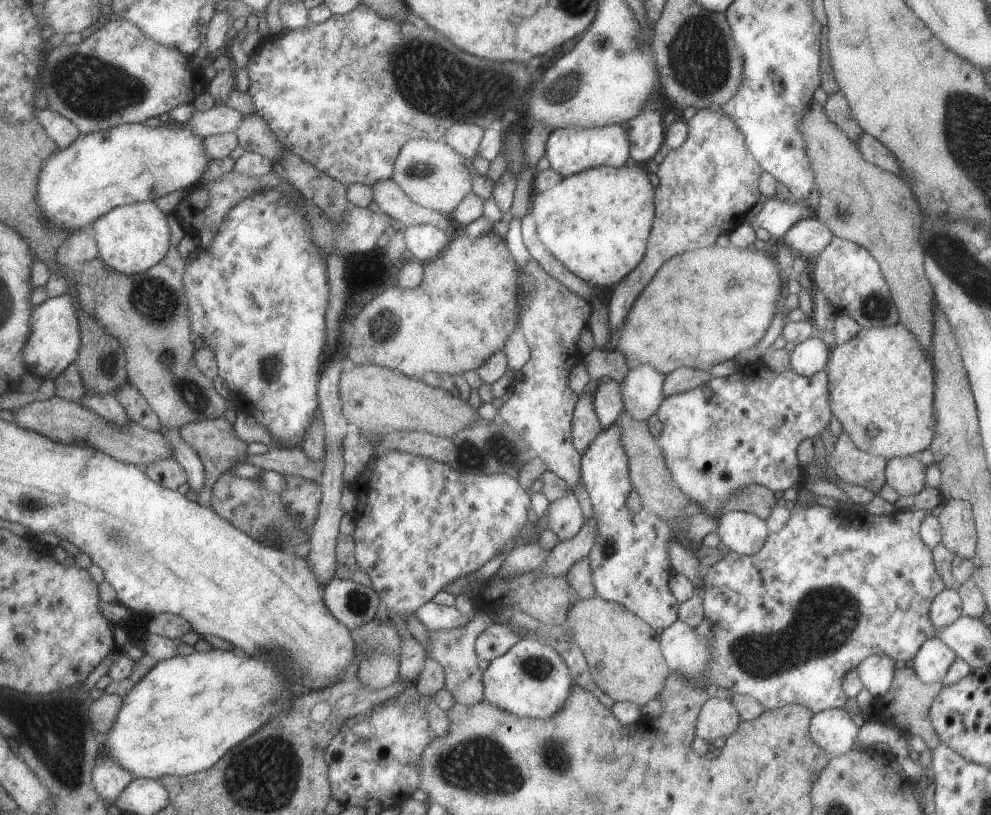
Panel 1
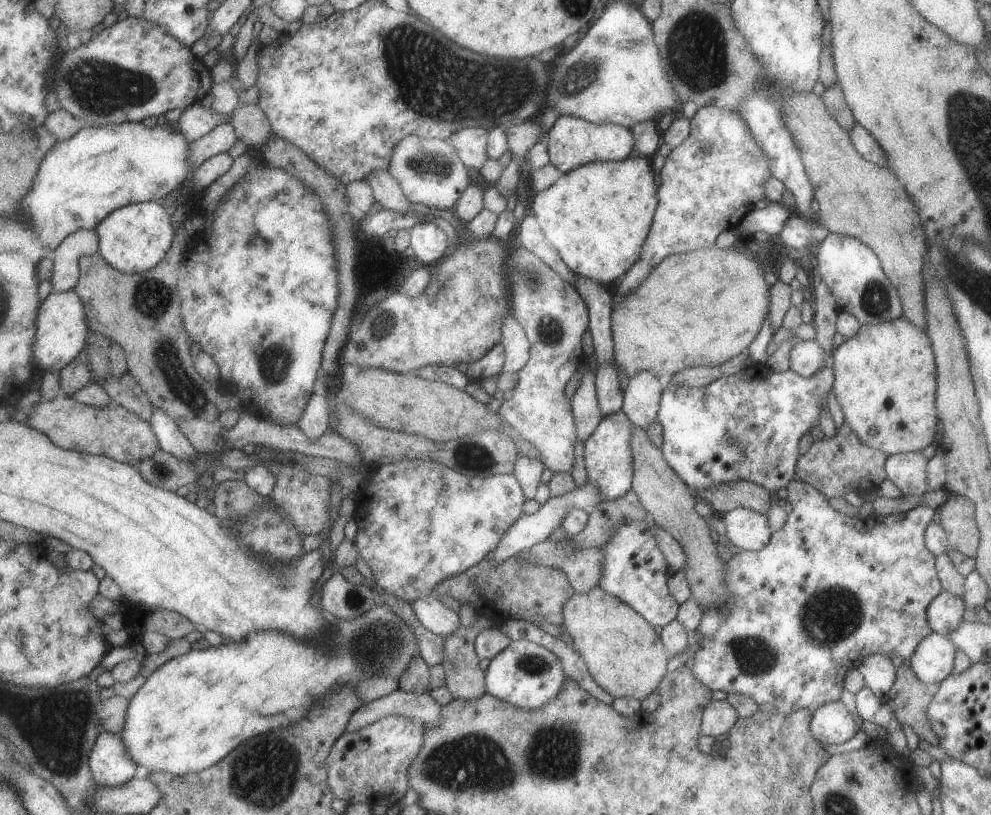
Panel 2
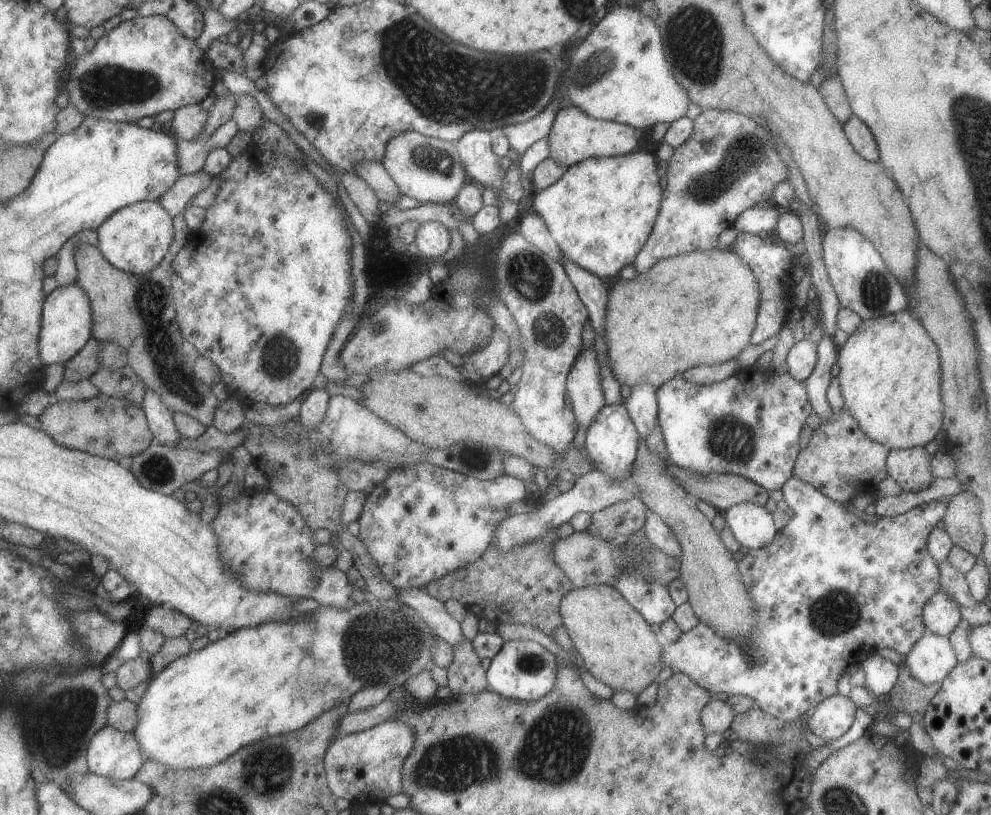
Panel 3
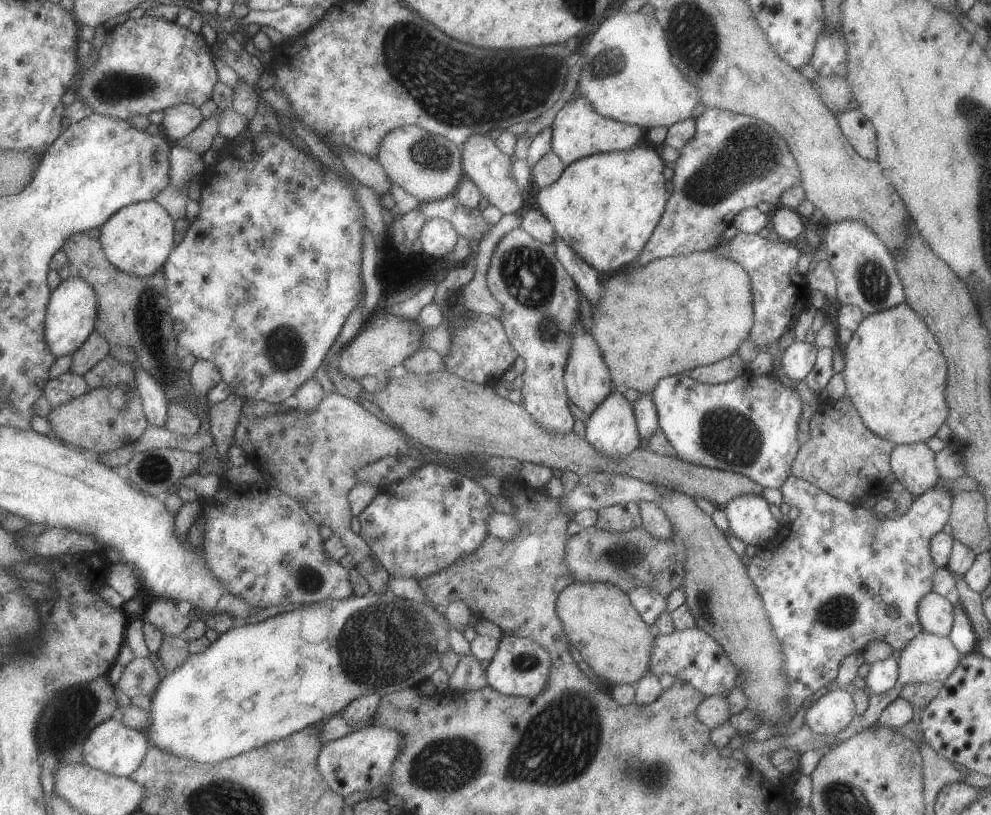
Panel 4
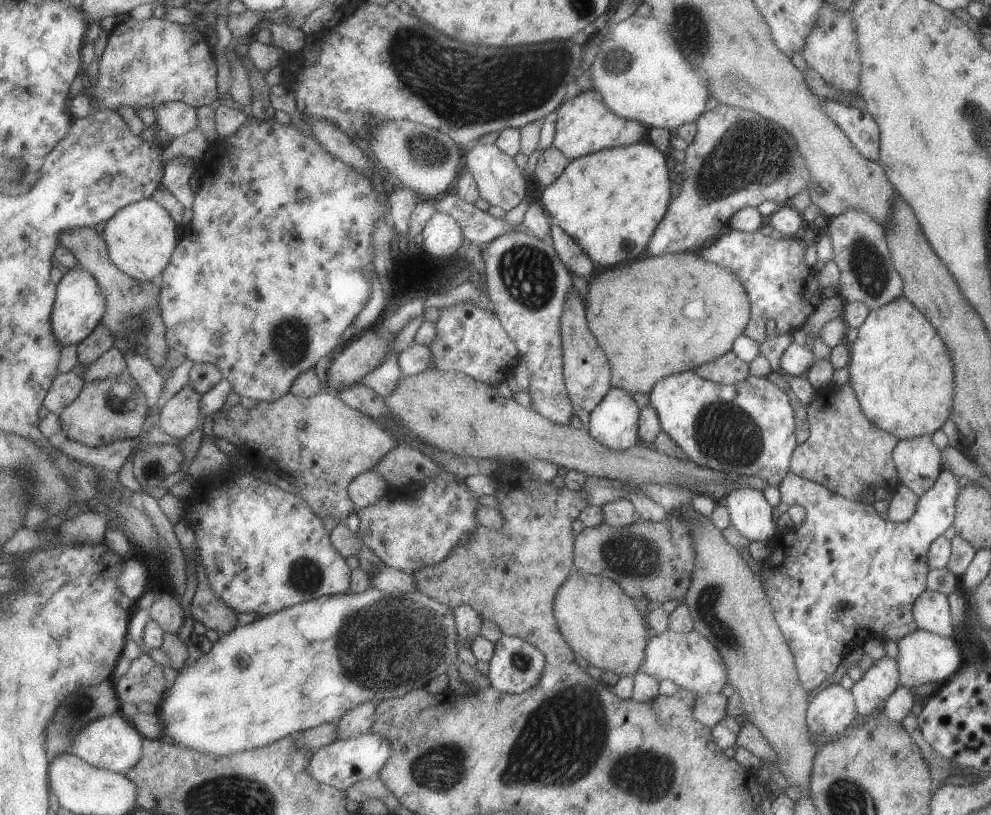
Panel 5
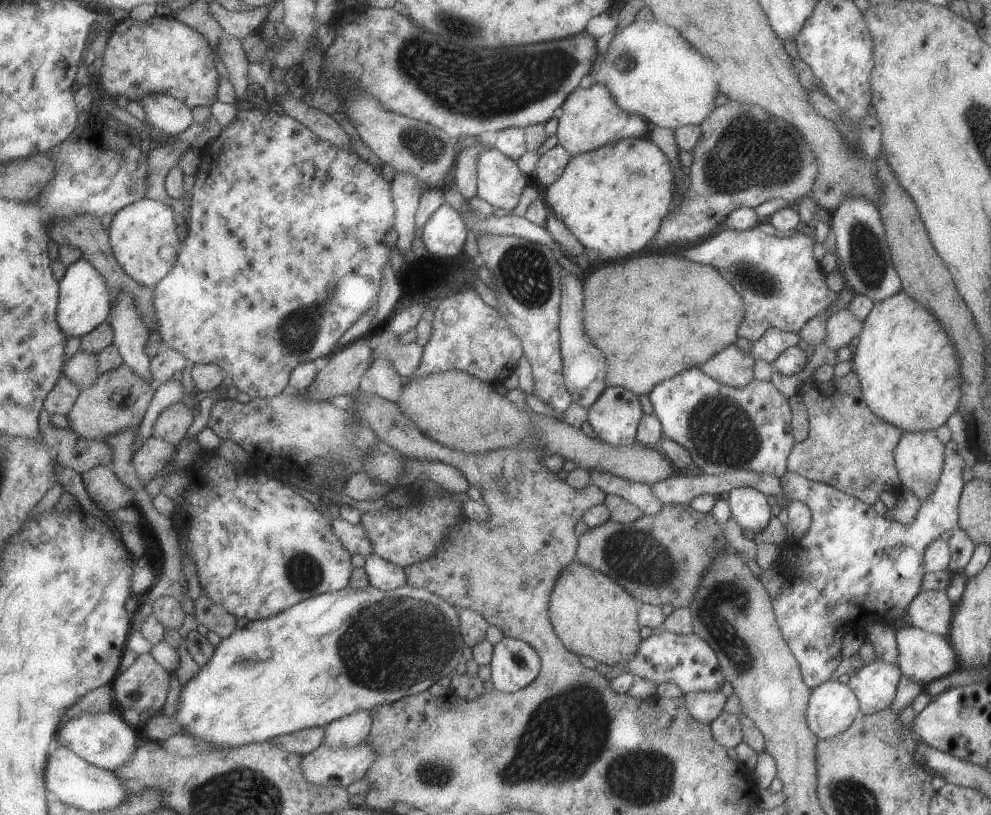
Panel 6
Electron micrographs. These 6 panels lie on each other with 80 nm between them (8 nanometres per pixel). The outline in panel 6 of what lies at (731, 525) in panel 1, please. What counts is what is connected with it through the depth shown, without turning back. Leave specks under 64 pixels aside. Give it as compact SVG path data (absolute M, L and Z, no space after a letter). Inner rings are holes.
M748 486L731 489L727 493L730 516L741 528L751 530L755 536L763 530L771 518L767 497Z

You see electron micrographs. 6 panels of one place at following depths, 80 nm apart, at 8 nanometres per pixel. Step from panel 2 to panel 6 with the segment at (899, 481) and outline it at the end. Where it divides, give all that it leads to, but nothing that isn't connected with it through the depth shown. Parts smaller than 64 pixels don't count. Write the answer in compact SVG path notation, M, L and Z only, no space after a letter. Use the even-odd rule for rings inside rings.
M935 430L902 432L893 449L894 463L902 491L914 494L922 503L937 486L944 463L944 444L937 439Z

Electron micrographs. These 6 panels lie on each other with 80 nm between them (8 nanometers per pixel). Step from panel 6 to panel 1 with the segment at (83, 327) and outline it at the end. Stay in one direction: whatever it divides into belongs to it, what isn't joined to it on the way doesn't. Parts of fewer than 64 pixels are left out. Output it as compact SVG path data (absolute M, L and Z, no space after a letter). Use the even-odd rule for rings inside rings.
M73 293L63 294L57 298L49 298L47 302L35 307L31 318L31 338L25 352L25 366L29 372L40 377L42 381L57 379L77 360L82 346L81 324L79 324L79 310Z

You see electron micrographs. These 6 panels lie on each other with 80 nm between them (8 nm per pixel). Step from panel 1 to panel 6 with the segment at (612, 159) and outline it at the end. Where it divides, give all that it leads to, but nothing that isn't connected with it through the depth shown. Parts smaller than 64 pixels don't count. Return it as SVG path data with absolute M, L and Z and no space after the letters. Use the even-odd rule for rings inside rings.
M603 83L573 89L559 107L558 113L560 114L556 126L558 144L571 157L621 139L639 138L647 132L645 119L638 114L625 113L620 109Z

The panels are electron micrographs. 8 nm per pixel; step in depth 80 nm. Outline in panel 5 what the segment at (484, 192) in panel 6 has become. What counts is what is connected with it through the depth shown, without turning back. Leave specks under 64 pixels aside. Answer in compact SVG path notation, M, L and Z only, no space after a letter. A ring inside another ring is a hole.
M475 144L470 150L465 150L464 162L464 166L473 174L479 186L481 197L486 199L490 206L509 211L515 209L523 200L525 180L519 168L515 166L513 157L509 158L495 144Z

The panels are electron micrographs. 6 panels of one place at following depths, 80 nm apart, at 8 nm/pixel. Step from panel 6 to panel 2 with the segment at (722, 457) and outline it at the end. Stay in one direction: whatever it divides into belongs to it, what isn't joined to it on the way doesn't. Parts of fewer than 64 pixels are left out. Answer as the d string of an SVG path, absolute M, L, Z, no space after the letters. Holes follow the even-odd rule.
M751 363L732 376L722 376L703 388L669 386L661 392L656 421L662 427L660 449L665 463L685 486L691 496L703 494L711 486L723 482L745 480L763 486L775 495L780 488L796 477L798 443L811 427L819 424L819 406L827 406L827 395L832 390L831 365L822 367L815 375L799 377L790 369L774 372L766 364Z

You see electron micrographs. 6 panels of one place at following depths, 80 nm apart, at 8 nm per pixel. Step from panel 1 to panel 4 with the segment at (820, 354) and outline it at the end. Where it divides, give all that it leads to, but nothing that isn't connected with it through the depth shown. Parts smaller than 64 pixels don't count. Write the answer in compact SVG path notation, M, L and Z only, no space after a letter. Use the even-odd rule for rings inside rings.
M795 342L789 344L781 356L781 369L785 371L787 379L794 384L803 382L816 360L818 344Z

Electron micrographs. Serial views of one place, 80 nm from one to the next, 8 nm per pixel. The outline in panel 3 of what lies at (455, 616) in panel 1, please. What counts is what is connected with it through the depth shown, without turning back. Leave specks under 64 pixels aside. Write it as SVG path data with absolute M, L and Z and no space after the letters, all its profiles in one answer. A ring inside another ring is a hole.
M405 588L398 592L401 601L413 606L413 610L419 610L423 622L431 624L440 638L447 640L452 646L459 646L459 642L465 642L462 623L455 620L455 616L447 610L446 604L441 600L433 598L422 588Z

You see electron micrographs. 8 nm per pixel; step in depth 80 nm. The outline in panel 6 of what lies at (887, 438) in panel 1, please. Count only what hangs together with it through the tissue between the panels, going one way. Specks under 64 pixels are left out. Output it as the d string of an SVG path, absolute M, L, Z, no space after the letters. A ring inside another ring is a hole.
M899 289L895 294L874 302L869 314L865 317L862 324L861 332L858 334L857 346L853 348L852 356L852 368L856 372L858 381L860 382L860 391L862 392L862 399L864 404L868 406L876 417L879 417L881 421L896 426L900 432L919 432L930 431L939 428L953 412L958 410L960 403L960 396L962 395L961 385L962 376L960 373L960 362L958 361L958 354L956 353L953 343L947 336L947 333L943 330L940 322L927 310L924 306L916 303L915 300L909 298L907 293L903 292L903 289Z

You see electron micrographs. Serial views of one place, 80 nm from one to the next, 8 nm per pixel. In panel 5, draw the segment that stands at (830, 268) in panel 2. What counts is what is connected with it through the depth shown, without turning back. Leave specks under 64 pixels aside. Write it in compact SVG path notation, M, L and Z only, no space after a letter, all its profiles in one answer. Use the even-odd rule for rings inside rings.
M847 210L835 218L828 219L826 233L831 240L831 262L839 270L836 294L844 304L861 302L870 311L902 296L903 282L891 263L886 234L879 222L875 222L863 210Z

